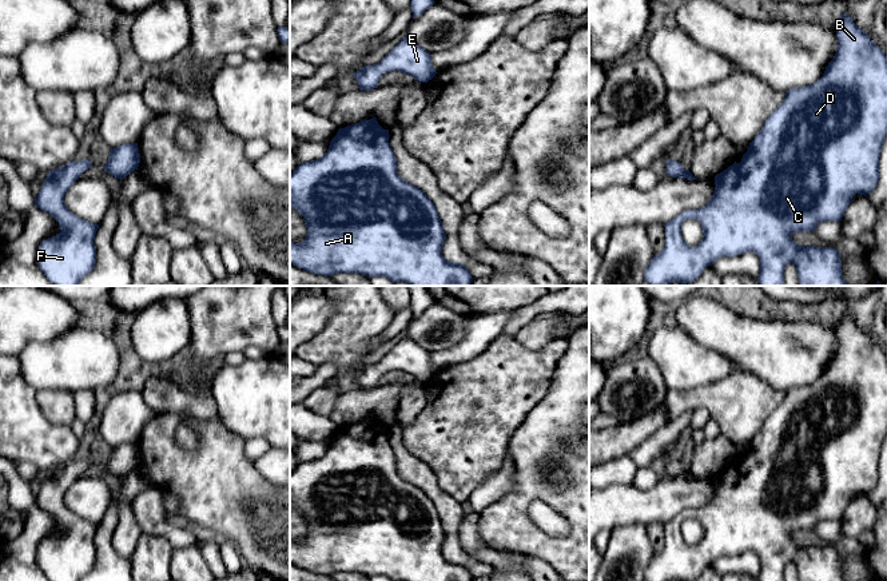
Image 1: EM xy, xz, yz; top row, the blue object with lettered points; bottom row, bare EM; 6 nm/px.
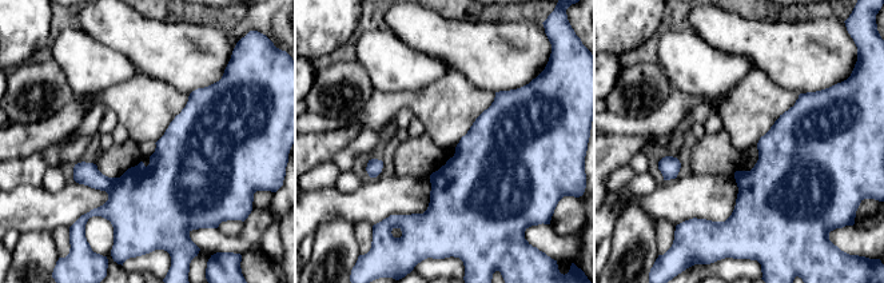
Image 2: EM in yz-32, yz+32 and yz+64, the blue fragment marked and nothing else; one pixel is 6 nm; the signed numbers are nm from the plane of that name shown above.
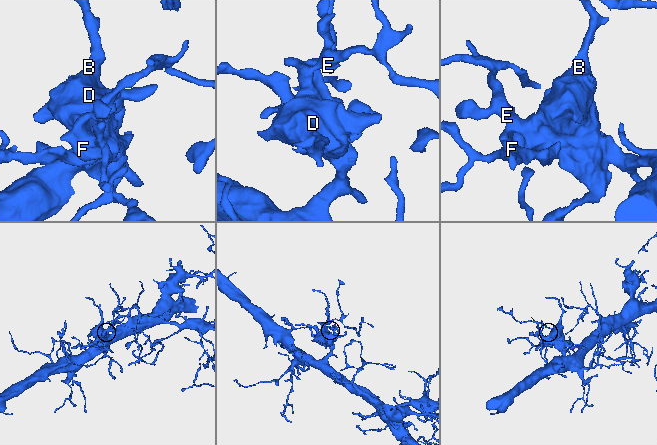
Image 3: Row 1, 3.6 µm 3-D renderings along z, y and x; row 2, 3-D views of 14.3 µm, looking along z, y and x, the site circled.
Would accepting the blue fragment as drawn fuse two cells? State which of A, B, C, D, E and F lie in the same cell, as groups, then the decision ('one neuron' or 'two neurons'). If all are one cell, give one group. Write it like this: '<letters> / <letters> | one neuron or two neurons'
A B C D E F | one neuron

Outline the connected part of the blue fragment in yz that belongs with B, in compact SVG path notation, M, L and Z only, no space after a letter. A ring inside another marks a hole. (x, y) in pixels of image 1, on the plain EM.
M847 313L840 314L836 335L839 345L823 375L814 383L785 391L785 398L764 421L741 461L715 475L716 486L709 501L664 524L664 549L653 554L644 580L692 581L721 556L755 552L760 558L757 581L784 581L788 562L796 565L799 581L846 581L838 549L803 546L792 538L795 532L815 530L820 521L840 521L851 498L856 493L870 493L879 481L879 457L887 435L887 355ZM687 518L699 520L703 528L703 538L695 546L681 536L681 524Z

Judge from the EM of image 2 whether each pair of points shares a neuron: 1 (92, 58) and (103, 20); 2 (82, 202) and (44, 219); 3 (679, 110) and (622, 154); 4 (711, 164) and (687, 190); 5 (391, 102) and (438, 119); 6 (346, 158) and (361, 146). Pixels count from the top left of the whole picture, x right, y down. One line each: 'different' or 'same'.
1: different
2: same
3: different
4: different
5: same
6: same

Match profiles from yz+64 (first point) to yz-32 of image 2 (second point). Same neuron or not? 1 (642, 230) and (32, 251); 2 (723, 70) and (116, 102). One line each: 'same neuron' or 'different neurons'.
1: same neuron
2: different neurons

